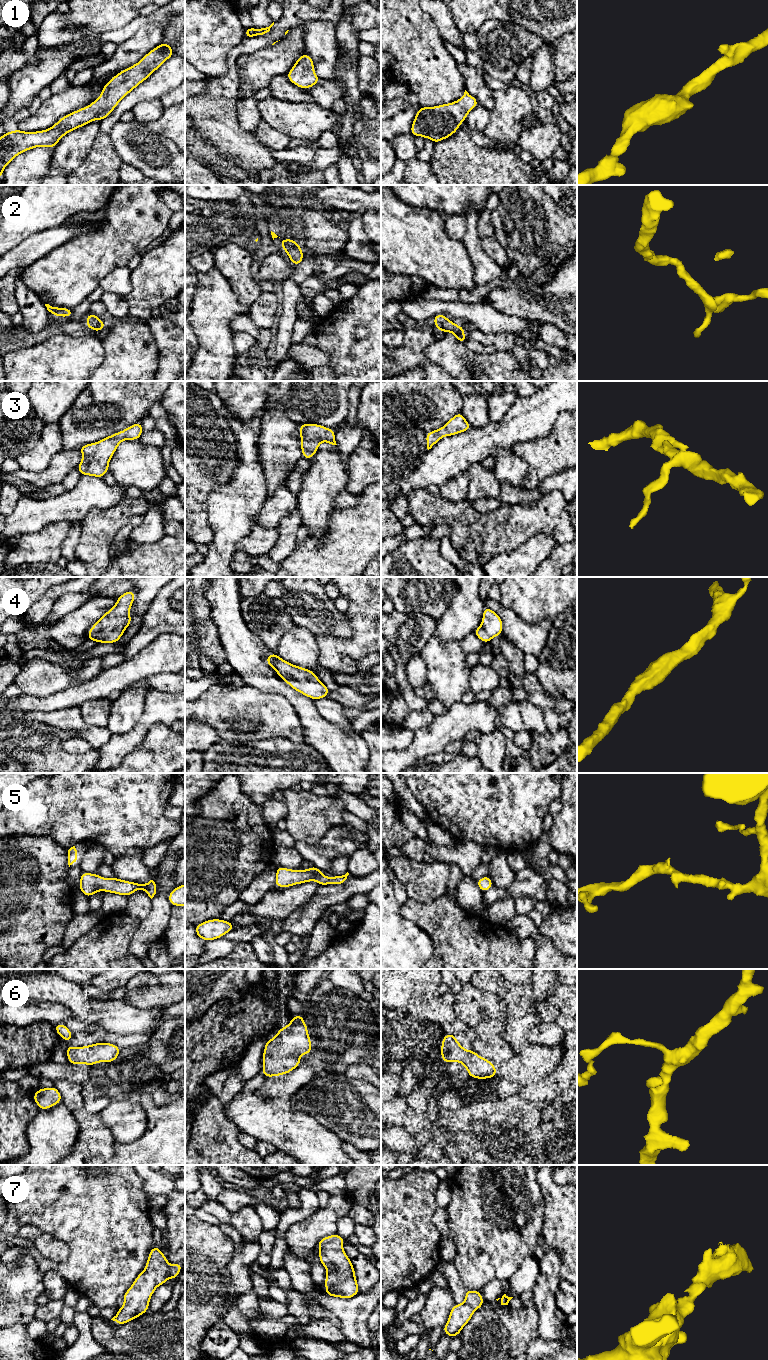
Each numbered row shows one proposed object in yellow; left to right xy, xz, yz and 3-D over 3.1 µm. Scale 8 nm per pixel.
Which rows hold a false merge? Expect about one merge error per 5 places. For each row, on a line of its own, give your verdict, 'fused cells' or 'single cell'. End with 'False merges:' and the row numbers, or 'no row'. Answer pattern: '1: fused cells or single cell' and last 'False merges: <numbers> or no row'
1: single cell
2: single cell
3: single cell
4: single cell
5: single cell
6: single cell
7: single cell
False merges: no row

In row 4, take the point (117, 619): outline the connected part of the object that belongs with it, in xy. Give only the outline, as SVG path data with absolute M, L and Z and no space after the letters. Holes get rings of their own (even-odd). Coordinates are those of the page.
M131 590L116 599L116 605L109 609L91 628L87 640L98 643L117 643L131 624L130 608L136 593Z

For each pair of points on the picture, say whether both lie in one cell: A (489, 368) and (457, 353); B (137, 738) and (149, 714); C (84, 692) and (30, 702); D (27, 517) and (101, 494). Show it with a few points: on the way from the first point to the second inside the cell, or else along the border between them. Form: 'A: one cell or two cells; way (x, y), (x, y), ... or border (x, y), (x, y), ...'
A: one cell; way (481, 365), (473, 359), (465, 359)
B: one cell; way (138, 732), (147, 720)
C: one cell; way (71, 697), (53, 703), (43, 703)
D: one cell; way (45, 511), (72, 506), (83, 497)

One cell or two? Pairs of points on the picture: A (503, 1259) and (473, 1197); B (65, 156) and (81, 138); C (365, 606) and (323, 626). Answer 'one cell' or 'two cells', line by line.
A: one cell
B: one cell
C: two cells

